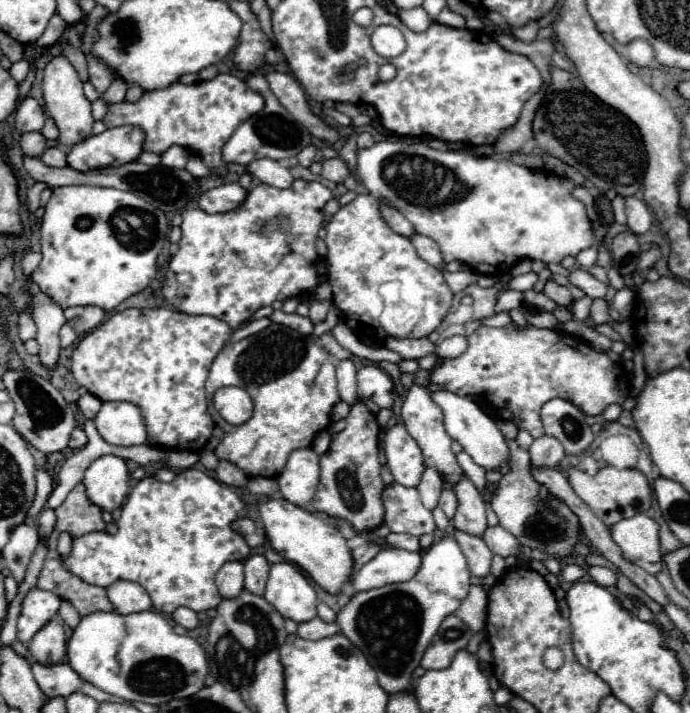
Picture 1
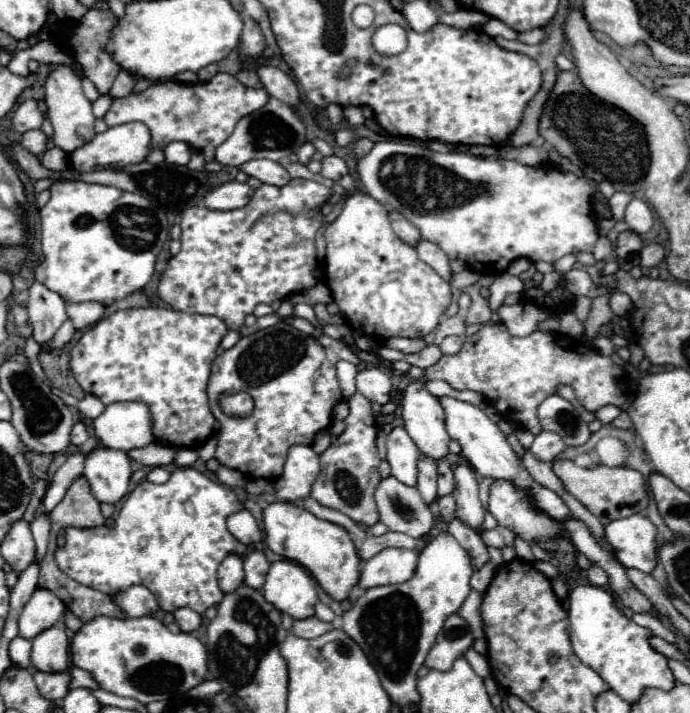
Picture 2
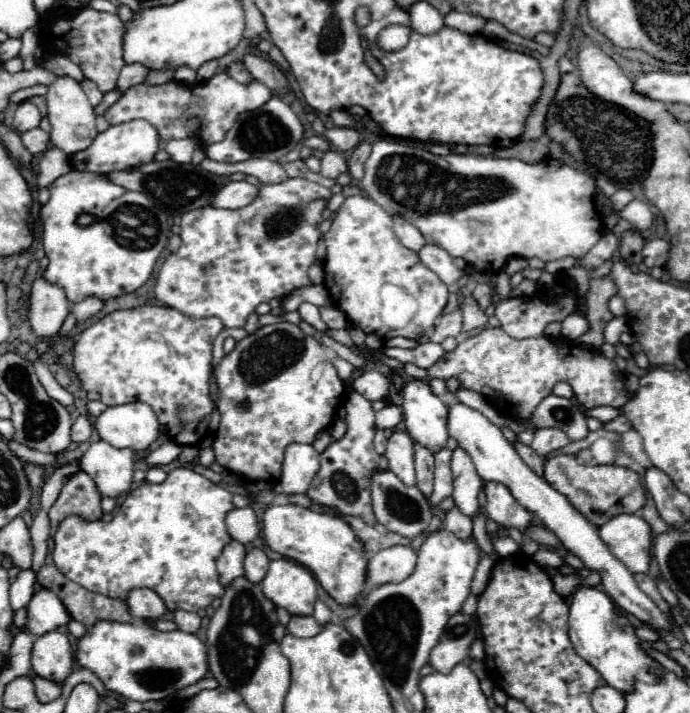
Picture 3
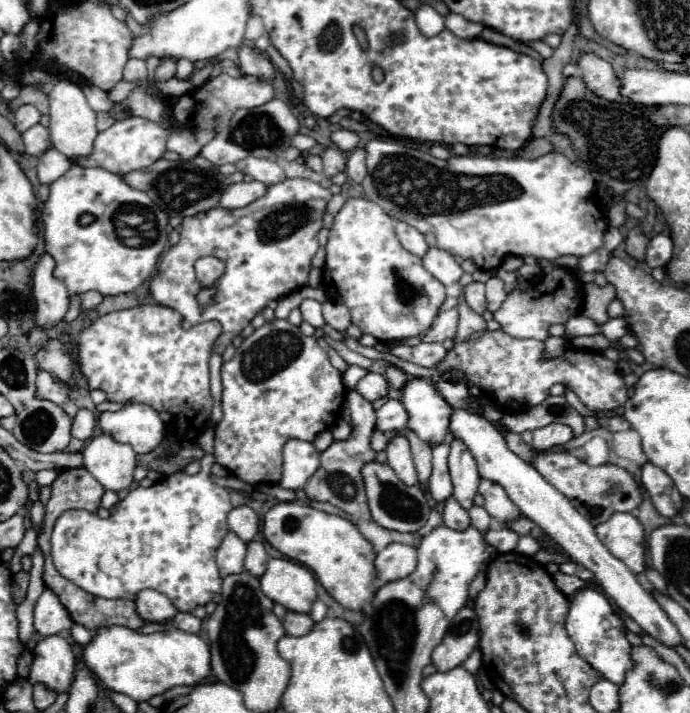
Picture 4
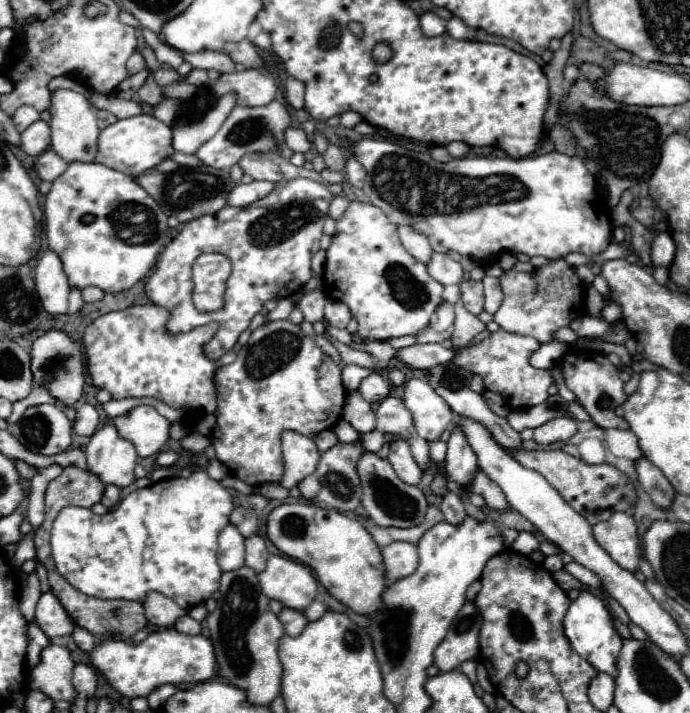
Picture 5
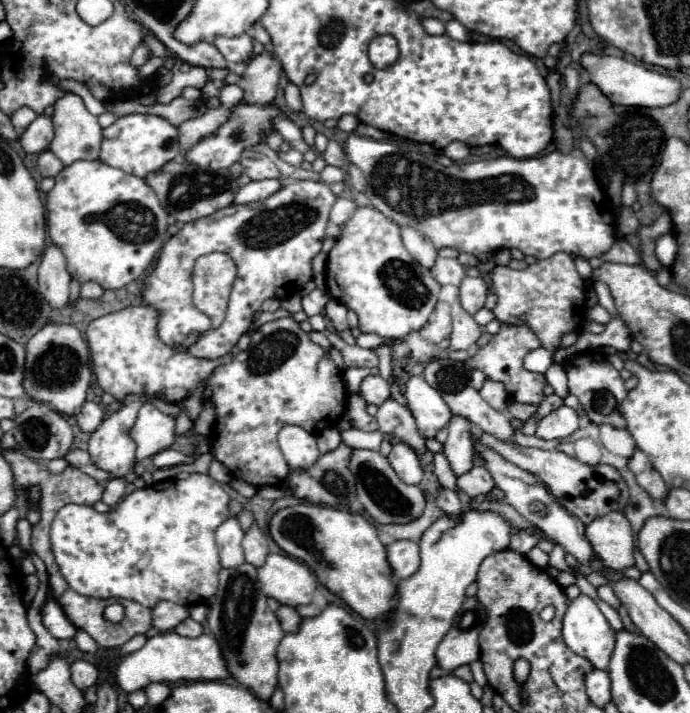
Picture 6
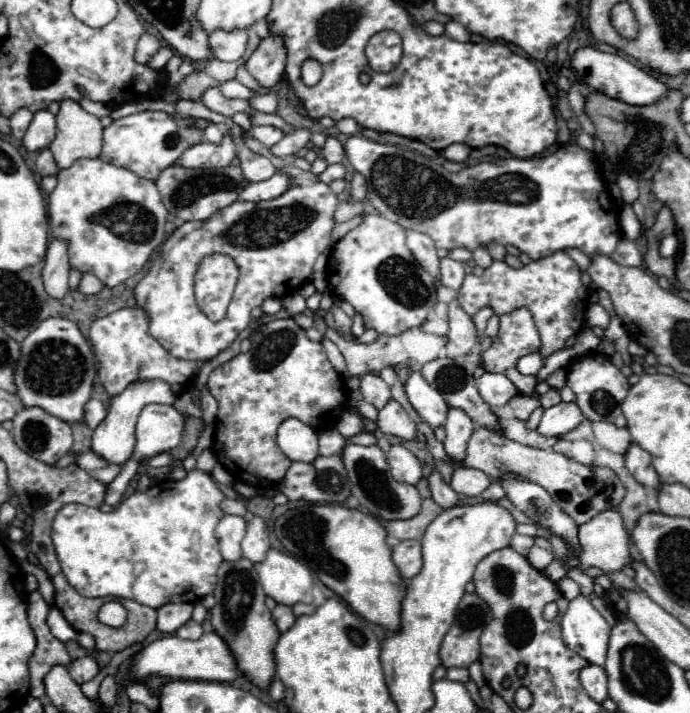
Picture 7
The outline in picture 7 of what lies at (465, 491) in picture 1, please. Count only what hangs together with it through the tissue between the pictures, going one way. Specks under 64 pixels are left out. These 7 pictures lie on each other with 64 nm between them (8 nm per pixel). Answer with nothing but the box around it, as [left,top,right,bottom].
[444,408,474,460]

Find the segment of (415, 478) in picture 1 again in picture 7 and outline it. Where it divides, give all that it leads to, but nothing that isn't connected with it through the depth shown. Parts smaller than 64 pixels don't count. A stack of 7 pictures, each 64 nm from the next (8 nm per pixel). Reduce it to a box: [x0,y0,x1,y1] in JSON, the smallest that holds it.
[386,444,422,484]

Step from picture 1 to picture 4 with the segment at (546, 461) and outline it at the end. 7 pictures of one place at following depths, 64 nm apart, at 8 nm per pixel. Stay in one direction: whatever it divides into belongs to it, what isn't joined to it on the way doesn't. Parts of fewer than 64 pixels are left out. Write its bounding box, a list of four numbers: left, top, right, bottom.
[532,424,572,452]

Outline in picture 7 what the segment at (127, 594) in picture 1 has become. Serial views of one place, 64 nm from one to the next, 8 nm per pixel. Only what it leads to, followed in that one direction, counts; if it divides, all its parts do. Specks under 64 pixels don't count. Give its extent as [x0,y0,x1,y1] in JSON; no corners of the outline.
[158,604,194,634]

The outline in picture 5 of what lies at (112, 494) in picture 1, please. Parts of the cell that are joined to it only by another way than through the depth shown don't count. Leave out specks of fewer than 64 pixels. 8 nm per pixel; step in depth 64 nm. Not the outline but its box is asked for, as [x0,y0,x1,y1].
[86,424,136,488]

